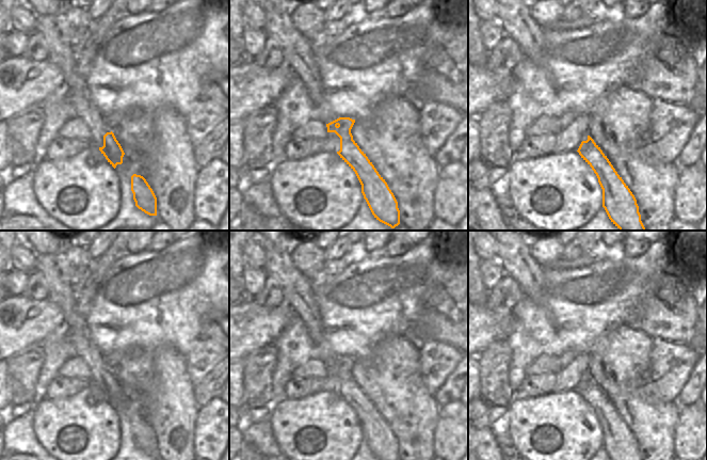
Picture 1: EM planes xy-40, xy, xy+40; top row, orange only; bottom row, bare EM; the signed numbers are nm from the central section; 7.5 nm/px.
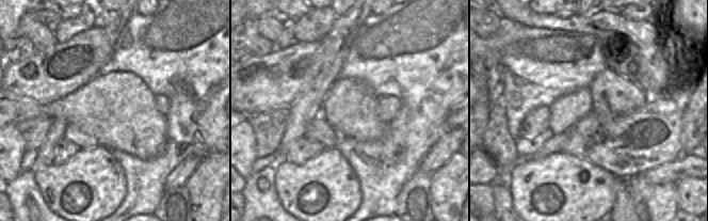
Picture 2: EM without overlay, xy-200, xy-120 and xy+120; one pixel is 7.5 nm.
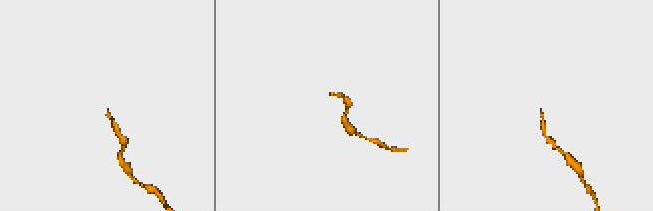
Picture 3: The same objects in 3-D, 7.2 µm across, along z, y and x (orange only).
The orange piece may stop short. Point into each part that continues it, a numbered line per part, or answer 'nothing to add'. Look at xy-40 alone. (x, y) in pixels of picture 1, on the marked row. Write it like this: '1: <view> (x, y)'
1: xy-40 (60, 52)

